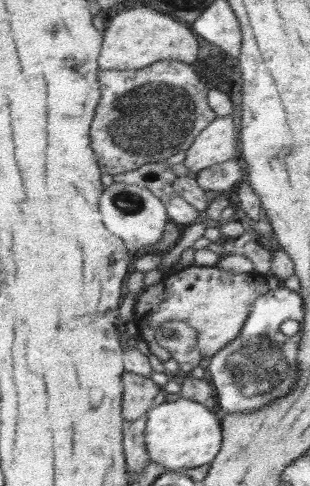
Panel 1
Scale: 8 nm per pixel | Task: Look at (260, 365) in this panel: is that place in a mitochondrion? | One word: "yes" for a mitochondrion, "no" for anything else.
yes

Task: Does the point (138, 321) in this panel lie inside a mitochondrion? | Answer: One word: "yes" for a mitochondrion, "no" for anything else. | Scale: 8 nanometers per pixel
no

